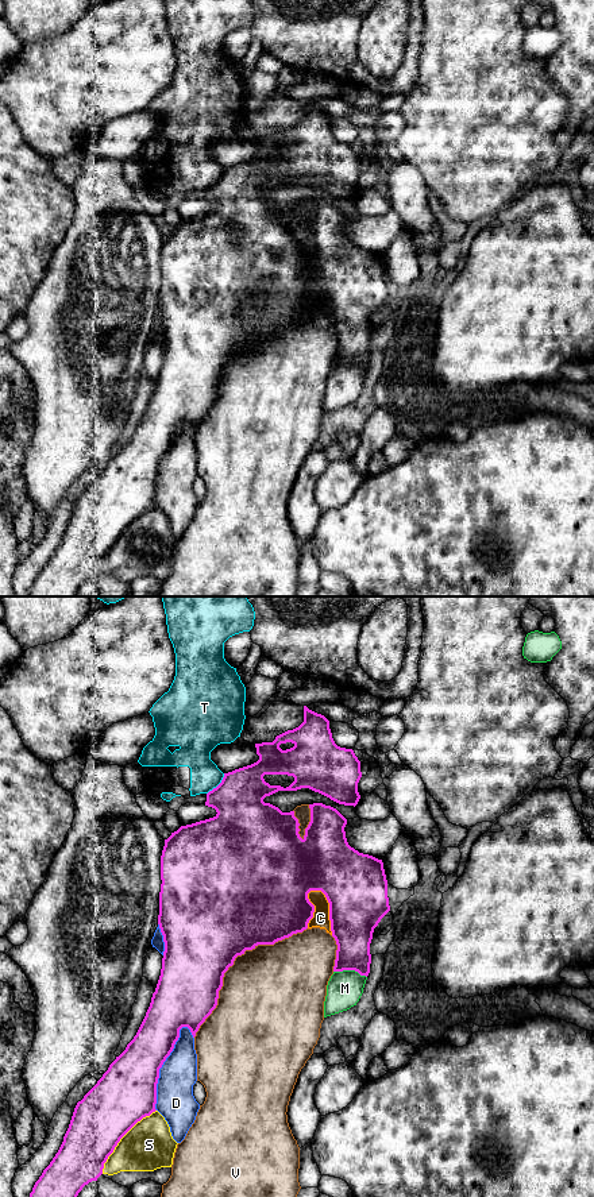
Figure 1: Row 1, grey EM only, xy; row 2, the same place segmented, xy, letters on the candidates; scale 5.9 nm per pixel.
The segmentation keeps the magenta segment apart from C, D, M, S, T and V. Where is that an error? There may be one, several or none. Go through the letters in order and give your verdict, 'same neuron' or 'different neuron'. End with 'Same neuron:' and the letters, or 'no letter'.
C: different neuron
D: different neuron
M: different neuron
S: different neuron
T: different neuron
V: different neuron
Same neuron: no letter

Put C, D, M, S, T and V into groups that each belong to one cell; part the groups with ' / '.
C V / D / M / S / T

